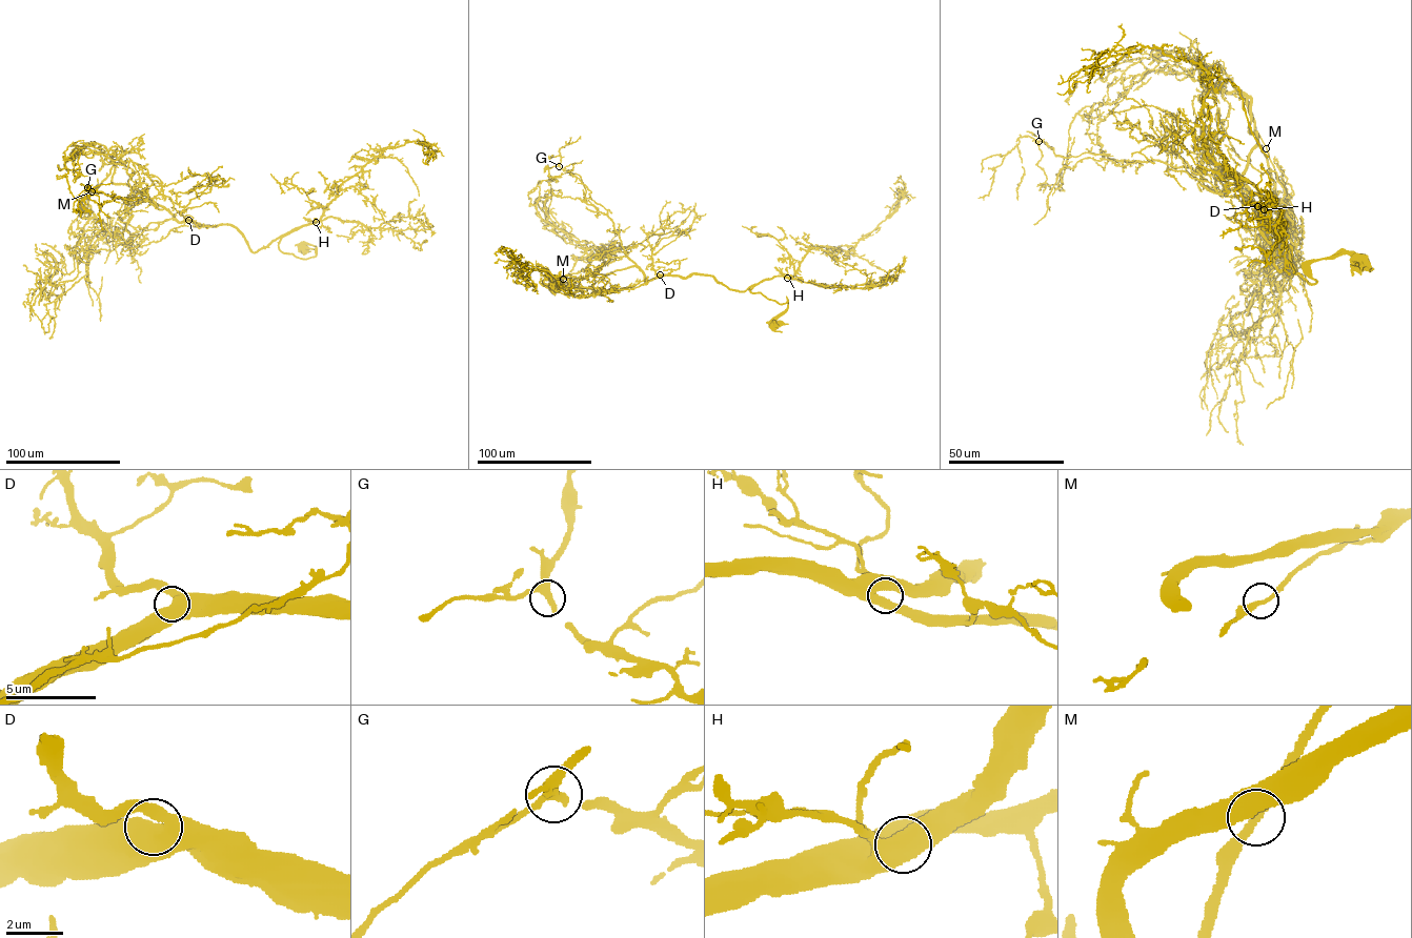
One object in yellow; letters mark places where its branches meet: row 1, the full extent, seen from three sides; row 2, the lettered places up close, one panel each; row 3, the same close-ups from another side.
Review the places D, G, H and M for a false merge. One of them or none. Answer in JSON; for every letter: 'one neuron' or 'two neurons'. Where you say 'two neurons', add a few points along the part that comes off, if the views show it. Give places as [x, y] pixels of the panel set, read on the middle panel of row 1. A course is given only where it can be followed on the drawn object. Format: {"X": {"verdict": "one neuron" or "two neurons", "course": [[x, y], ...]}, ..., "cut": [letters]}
{"D": {"verdict": "one neuron"}, "G": {"verdict": "one neuron"}, "H": {"verdict": "one neuron"}, "M": {"verdict": "one neuron"}, "cut": []}

